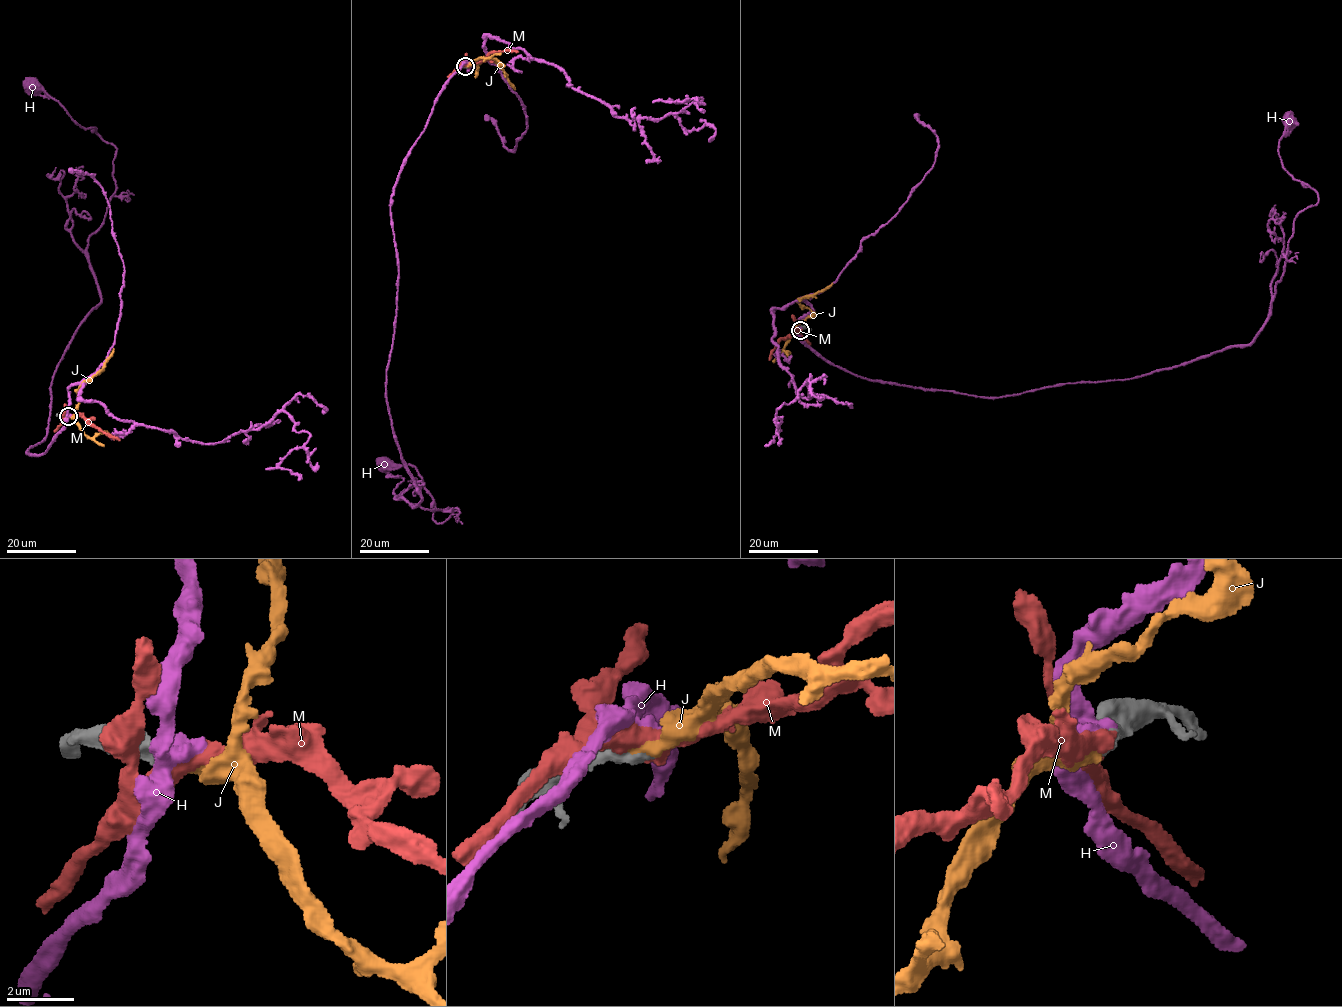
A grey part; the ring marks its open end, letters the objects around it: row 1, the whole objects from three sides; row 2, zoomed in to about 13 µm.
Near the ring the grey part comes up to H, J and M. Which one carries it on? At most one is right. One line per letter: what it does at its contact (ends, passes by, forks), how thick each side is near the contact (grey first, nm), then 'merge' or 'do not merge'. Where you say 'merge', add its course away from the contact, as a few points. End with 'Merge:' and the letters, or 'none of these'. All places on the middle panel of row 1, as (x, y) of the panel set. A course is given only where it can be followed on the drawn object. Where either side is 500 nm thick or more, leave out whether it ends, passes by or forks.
H: calibres 650 and 400 nm; do not merge
J: calibres 600 and 400 nm; merge; course (465, 66), (473, 62), (477, 73), (475, 67), (487, 57), (501, 67), (515, 89)
M: calibres 500 and 480 nm; do not merge
Merge: J

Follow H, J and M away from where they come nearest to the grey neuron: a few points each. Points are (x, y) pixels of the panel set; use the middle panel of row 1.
H: (465, 67), (390, 206), (387, 409), (412, 505), (451, 515), (435, 521), (414, 466), (382, 462)
J: (465, 66), (473, 62), (477, 73), (475, 67), (487, 57), (501, 67), (515, 89)
M: (467, 67), (481, 62), (490, 53), (518, 51)

